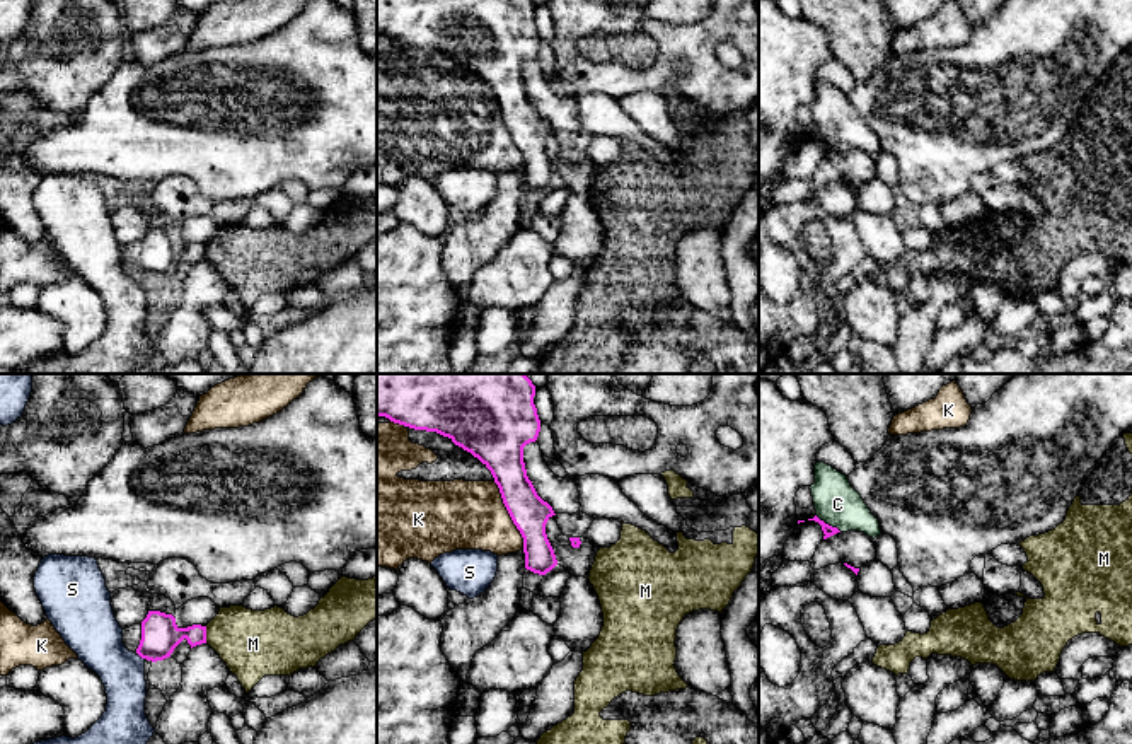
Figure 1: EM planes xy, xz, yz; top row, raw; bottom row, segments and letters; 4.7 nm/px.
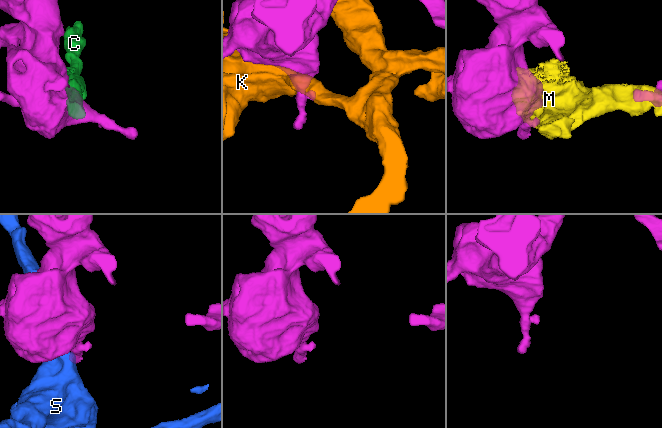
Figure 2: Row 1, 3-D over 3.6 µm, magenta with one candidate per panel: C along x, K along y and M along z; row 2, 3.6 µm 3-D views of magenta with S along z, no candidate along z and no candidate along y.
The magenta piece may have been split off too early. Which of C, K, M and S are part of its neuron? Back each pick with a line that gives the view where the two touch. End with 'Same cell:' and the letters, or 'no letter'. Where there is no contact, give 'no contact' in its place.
Same cell: no letter

